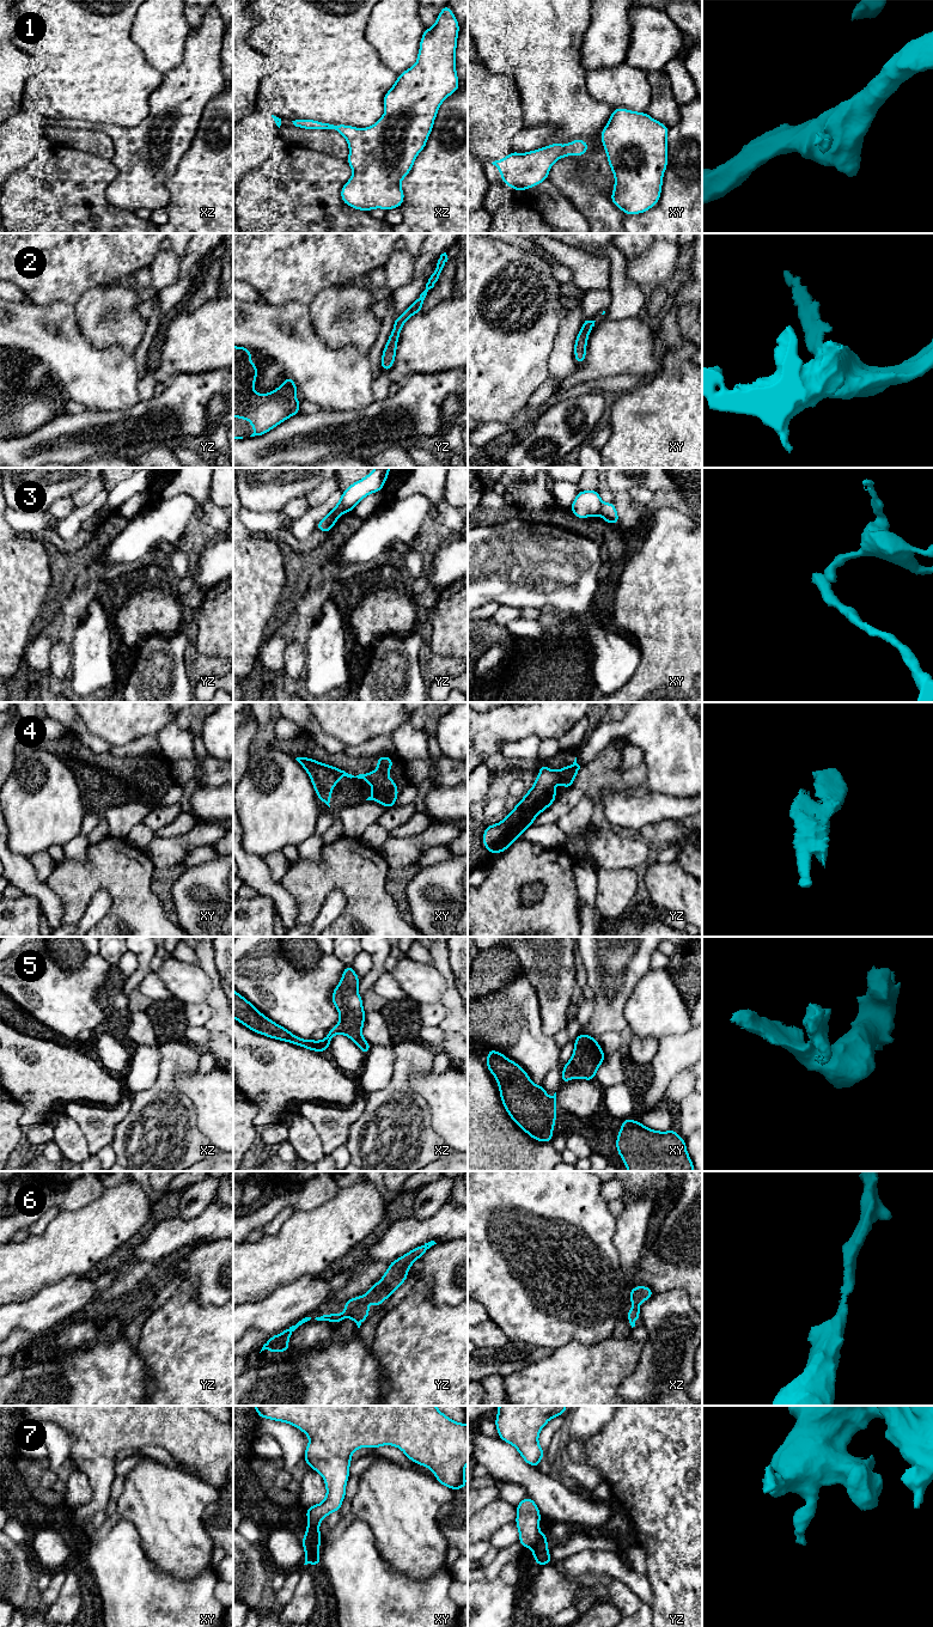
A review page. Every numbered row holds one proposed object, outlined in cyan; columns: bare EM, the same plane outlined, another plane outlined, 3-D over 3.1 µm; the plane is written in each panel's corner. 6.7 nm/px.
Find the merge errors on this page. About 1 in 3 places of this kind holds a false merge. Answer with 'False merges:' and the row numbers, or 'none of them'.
False merges: 3, 7

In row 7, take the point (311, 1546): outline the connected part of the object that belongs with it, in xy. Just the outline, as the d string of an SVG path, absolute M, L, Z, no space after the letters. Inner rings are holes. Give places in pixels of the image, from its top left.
M303 1537L301 1538L301 1544L305 1549L305 1564L311 1564L311 1565L316 1565L316 1566L321 1566L321 1555L318 1556L318 1552L321 1549L319 1546L319 1540L317 1537Z

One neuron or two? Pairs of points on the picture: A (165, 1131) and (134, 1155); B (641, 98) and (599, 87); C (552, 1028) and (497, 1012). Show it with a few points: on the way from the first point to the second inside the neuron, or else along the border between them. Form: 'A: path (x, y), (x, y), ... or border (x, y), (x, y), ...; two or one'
A: path (158, 1138), (141, 1147); one
B: path (630, 90), (610, 87); one
C: border (537, 997), (542, 1030), (552, 1037); two

